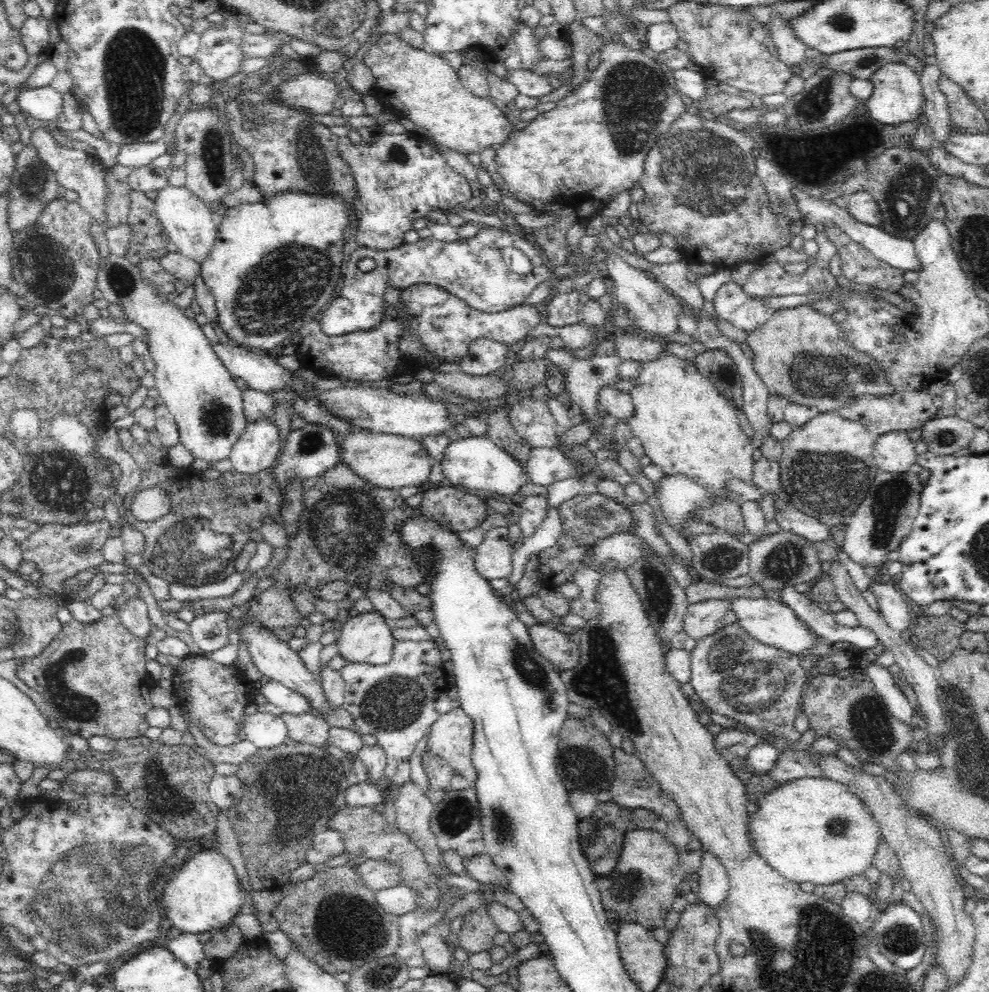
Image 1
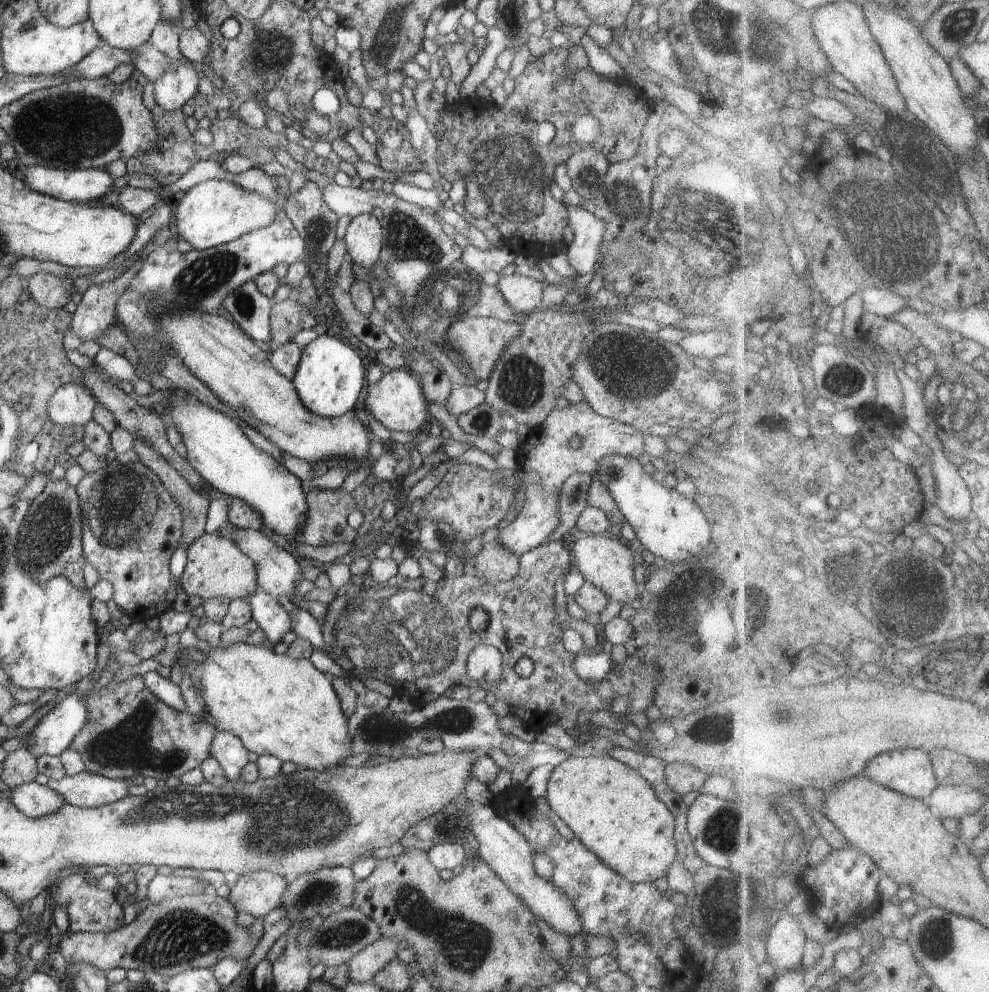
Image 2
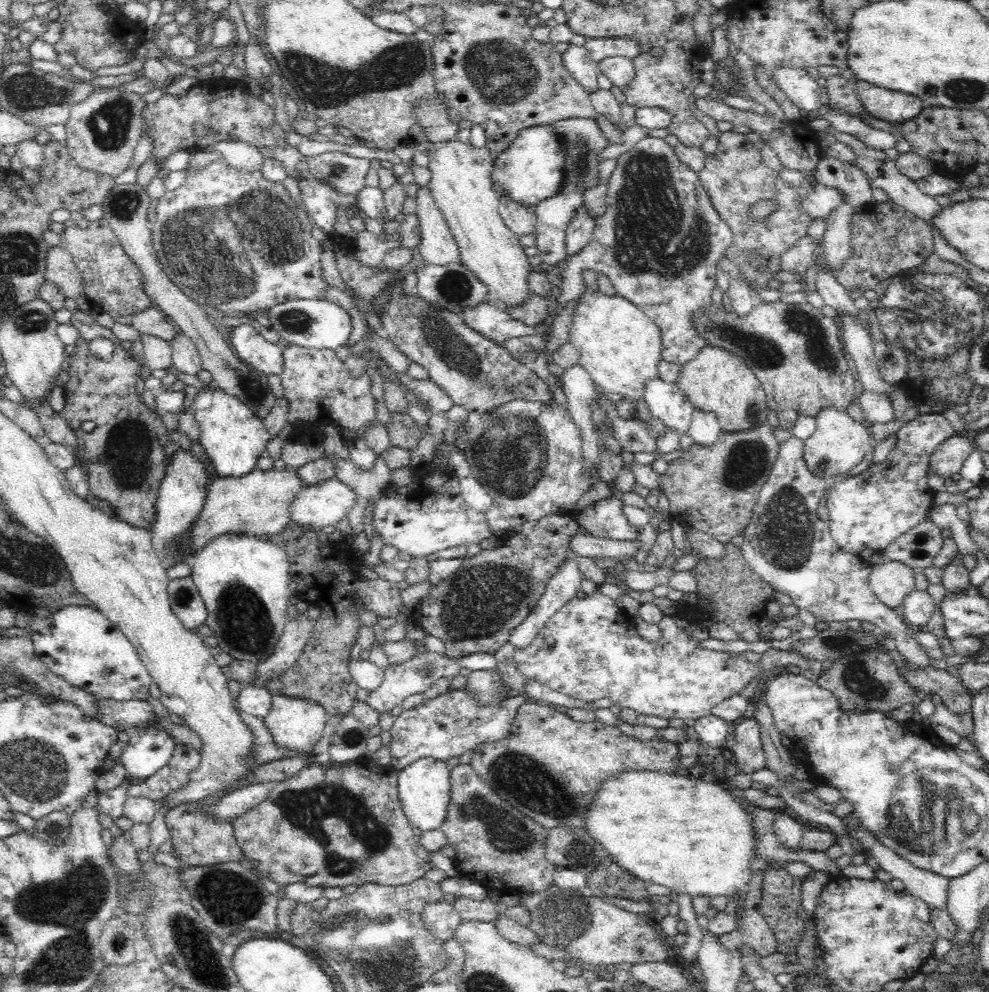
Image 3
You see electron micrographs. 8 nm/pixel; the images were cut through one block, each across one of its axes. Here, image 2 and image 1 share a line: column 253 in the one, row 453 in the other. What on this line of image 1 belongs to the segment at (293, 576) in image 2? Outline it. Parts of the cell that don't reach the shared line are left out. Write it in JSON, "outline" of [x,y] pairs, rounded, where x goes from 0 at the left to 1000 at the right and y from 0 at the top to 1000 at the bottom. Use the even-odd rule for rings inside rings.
{"outline":[[[540,452],[536,455],[533,466],[533,479],[535,484],[542,489],[556,491],[564,484],[578,481],[587,472],[587,468],[580,468],[579,464],[572,462],[563,452]]]}

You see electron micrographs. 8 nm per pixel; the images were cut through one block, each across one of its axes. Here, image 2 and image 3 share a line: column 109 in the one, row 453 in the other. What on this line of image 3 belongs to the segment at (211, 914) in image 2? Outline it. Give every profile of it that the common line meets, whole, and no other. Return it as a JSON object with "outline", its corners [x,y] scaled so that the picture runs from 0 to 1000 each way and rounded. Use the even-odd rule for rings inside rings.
{"outline":[[[963,439],[942,456],[939,462],[939,472],[946,480],[968,482],[981,456],[983,456],[983,449],[979,441]]]}

